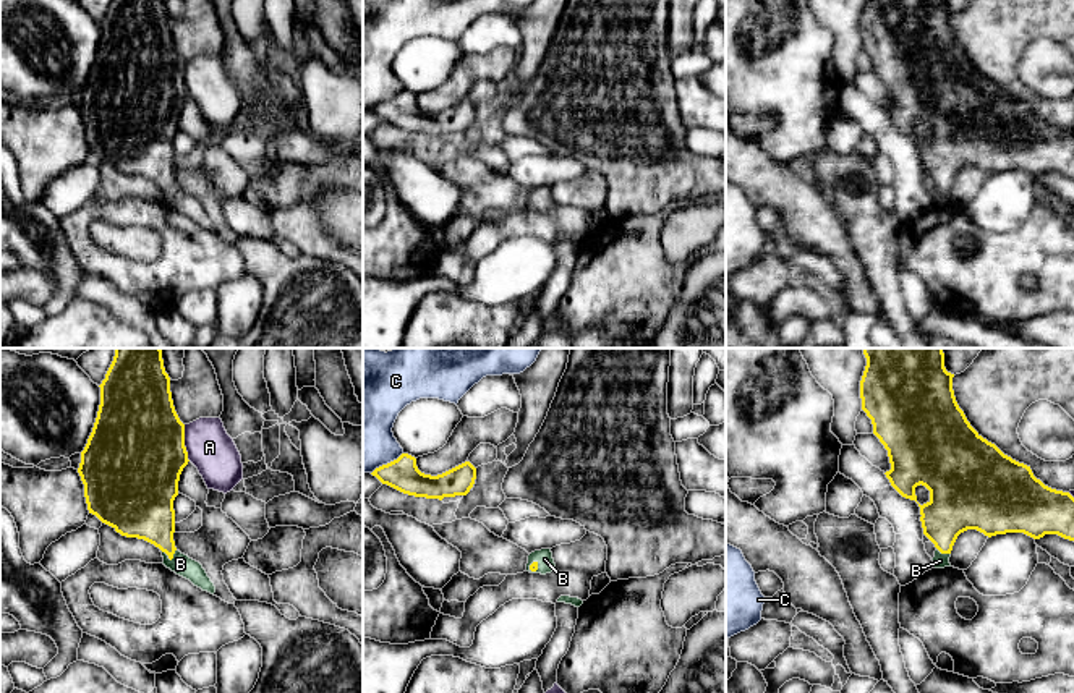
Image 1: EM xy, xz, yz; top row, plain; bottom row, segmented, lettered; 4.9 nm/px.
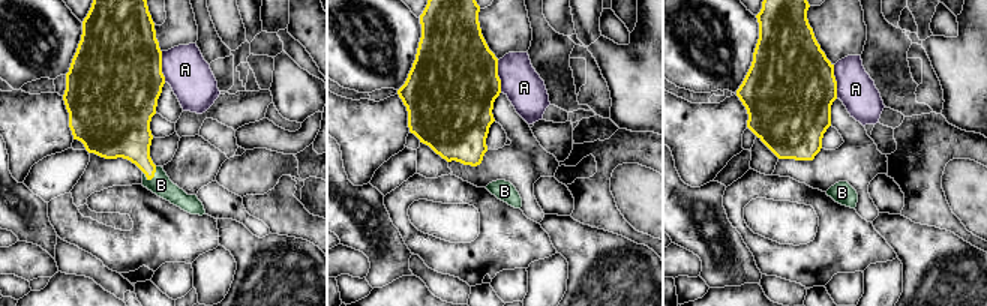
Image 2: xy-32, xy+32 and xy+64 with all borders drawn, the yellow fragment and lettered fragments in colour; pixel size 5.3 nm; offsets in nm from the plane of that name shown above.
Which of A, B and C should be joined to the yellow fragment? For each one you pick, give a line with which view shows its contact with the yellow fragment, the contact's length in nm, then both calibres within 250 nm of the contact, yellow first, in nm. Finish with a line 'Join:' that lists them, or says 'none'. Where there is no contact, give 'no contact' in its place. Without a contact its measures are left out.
B: contact in xy; length 80 nm; calibres 280 and 100 nm
Join: B

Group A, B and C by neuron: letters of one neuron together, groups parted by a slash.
A / B / C

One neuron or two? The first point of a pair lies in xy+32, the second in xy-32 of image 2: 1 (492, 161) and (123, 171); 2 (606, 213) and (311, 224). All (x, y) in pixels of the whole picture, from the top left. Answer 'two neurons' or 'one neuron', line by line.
1: two neurons
2: one neuron

